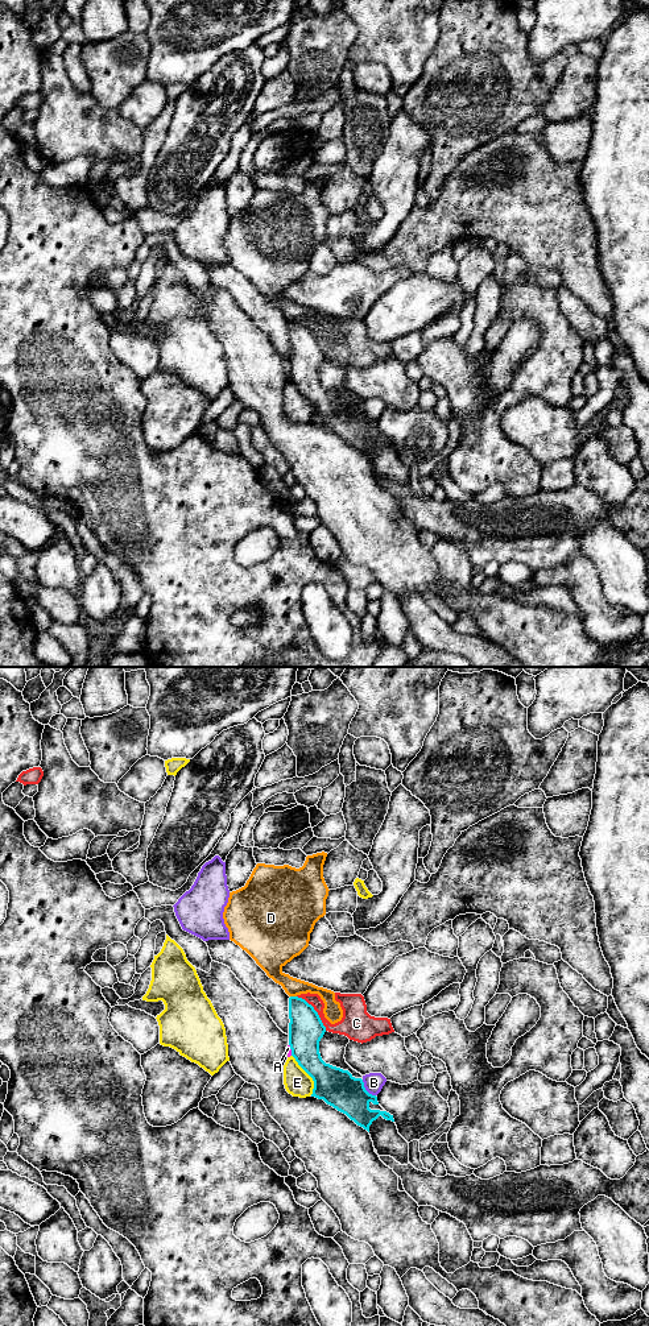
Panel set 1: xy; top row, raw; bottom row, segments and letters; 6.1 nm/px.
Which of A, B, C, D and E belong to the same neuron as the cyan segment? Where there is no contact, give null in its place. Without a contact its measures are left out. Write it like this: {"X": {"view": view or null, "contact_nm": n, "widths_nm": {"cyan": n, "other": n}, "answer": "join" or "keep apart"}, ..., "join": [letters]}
{"A": {"view": "xy", "contact_nm": 70, "widths_nm": {"cyan": 200, "other": 30}, "answer": "keep apart"}, "B": {"view": "xy", "contact_nm": 130, "widths_nm": {"cyan": 220, "other": 120}, "answer": "keep apart"}, "C": {"view": "xy", "contact_nm": 280, "widths_nm": {"cyan": 200, "other": 170}, "answer": "keep apart"}, "D": {"view": "xy", "contact_nm": 40, "widths_nm": {"cyan": 200, "other": 140}, "answer": "keep apart"}, "E": {"view": "xy", "contact_nm": 280, "widths_nm": {"cyan": 220, "other": 160}, "answer": "keep apart"}, "join": []}

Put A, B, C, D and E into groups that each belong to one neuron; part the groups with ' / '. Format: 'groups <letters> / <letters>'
groups A / B / C / D / E

